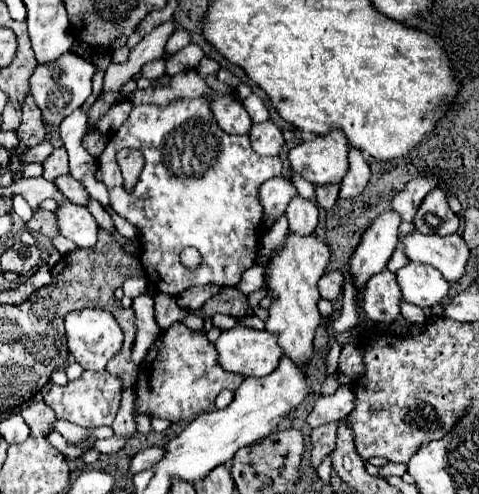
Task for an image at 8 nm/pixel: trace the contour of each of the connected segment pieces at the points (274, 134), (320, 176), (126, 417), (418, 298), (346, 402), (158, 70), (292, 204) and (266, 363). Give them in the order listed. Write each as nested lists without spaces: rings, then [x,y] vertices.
[[[271,120],[265,124],[257,124],[249,132],[251,146],[261,156],[277,156],[280,153],[285,140],[281,136],[281,128],[277,128]]]
[[[331,128],[329,134],[325,134],[325,136],[317,136],[315,140],[301,142],[289,150],[289,162],[303,178],[307,178],[315,186],[331,184],[331,182],[339,184],[347,172],[347,140],[345,140],[345,134],[339,128]]]
[[[133,386],[127,388],[123,392],[123,402],[121,402],[121,408],[119,408],[119,414],[113,422],[113,430],[115,430],[115,436],[123,436],[123,438],[131,438],[133,434],[137,434],[137,424],[135,424],[135,416],[133,416],[133,404],[135,404],[135,398],[133,396]]]
[[[409,262],[407,266],[399,268],[395,274],[403,298],[421,308],[431,308],[439,304],[449,292],[449,284],[441,276],[441,272],[429,268],[427,264]]]
[[[351,384],[341,386],[341,390],[337,390],[331,396],[319,396],[315,400],[315,406],[313,406],[311,414],[307,416],[307,424],[311,428],[317,428],[317,426],[323,426],[327,422],[345,418],[353,410],[351,386]]]
[[[159,58],[159,60],[151,60],[151,62],[147,62],[147,64],[141,66],[141,76],[143,76],[143,78],[159,78],[159,76],[165,74],[165,64],[165,58]]]
[[[299,194],[289,200],[287,206],[287,220],[289,220],[289,230],[297,234],[311,234],[317,228],[317,204],[313,200],[305,200]]]
[[[235,326],[231,330],[223,330],[221,336],[215,342],[217,348],[217,358],[223,370],[233,372],[233,374],[241,374],[241,376],[255,376],[255,378],[263,378],[267,374],[271,374],[281,358],[281,346],[277,344],[277,336],[273,336],[271,332],[263,330],[251,330],[245,326]]]

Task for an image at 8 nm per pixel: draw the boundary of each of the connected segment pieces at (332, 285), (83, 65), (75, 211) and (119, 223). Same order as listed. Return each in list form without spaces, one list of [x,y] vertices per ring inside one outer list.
[[[339,270],[335,272],[327,272],[321,280],[319,280],[319,294],[325,298],[325,300],[335,300],[339,294],[341,294],[341,288],[343,288],[343,274]]]
[[[67,52],[57,62],[51,62],[47,66],[37,66],[37,70],[31,76],[31,96],[35,98],[37,106],[43,112],[43,120],[49,126],[59,126],[69,114],[73,114],[91,96],[93,72],[95,66],[91,62],[85,62],[73,52]]]
[[[63,202],[55,210],[57,230],[61,236],[75,242],[79,248],[91,248],[97,242],[97,222],[85,206]]]
[[[107,206],[105,210],[111,215],[116,229],[122,236],[128,239],[132,239],[136,236],[137,228],[135,228],[135,226],[121,218],[118,214],[115,214],[110,206]]]

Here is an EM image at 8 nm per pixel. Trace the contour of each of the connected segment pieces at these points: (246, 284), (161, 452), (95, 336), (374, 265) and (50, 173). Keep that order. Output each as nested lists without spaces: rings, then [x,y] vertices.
[[[255,264],[253,268],[249,268],[245,274],[243,274],[243,278],[241,278],[241,282],[237,284],[237,288],[241,290],[241,292],[245,292],[245,294],[251,294],[251,292],[255,292],[255,290],[259,290],[261,286],[263,286],[263,266],[259,266],[259,264]]]
[[[147,447],[138,452],[130,461],[129,474],[152,468],[164,458],[166,451],[161,447]]]
[[[77,310],[65,316],[65,338],[73,358],[83,370],[105,370],[107,362],[121,350],[123,332],[111,312],[105,310]]]
[[[387,210],[377,216],[363,232],[359,246],[351,256],[351,274],[355,276],[355,284],[359,290],[365,286],[369,276],[381,272],[387,266],[397,246],[399,224],[401,216],[397,216],[397,212],[393,210]]]
[[[55,148],[51,156],[43,162],[43,178],[45,180],[55,180],[57,176],[69,174],[69,162],[67,162],[67,150],[65,148]]]

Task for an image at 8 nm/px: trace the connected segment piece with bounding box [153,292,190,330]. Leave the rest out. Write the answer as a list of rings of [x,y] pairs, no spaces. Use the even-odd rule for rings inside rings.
[[[161,292],[155,294],[155,306],[153,308],[155,308],[155,322],[161,330],[167,330],[173,322],[190,315],[188,311],[177,306],[175,298],[171,298],[167,294],[161,294]]]

